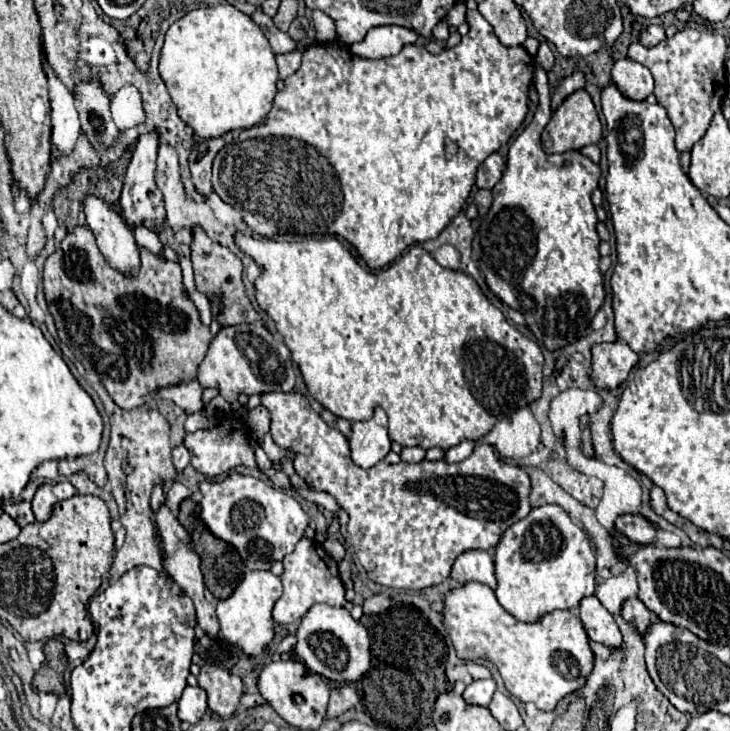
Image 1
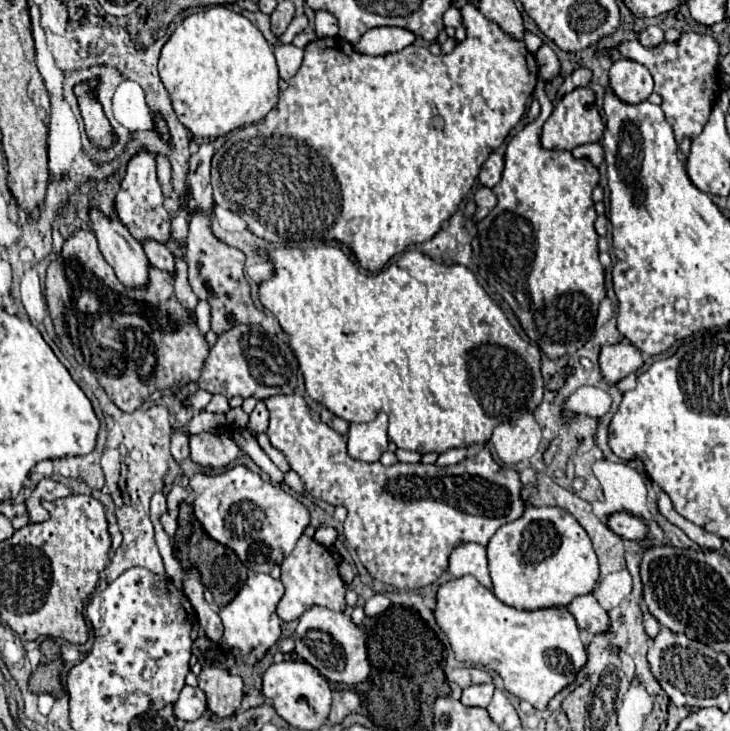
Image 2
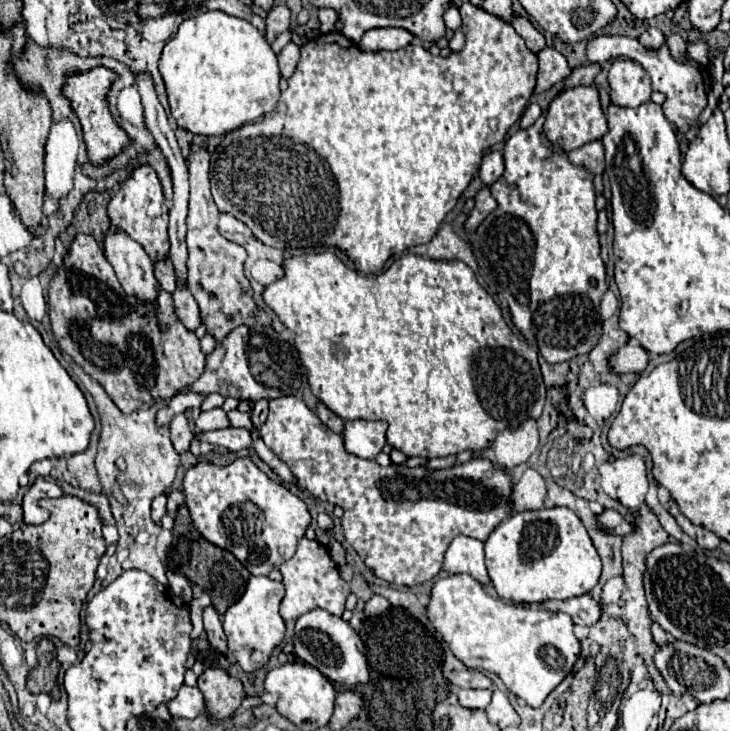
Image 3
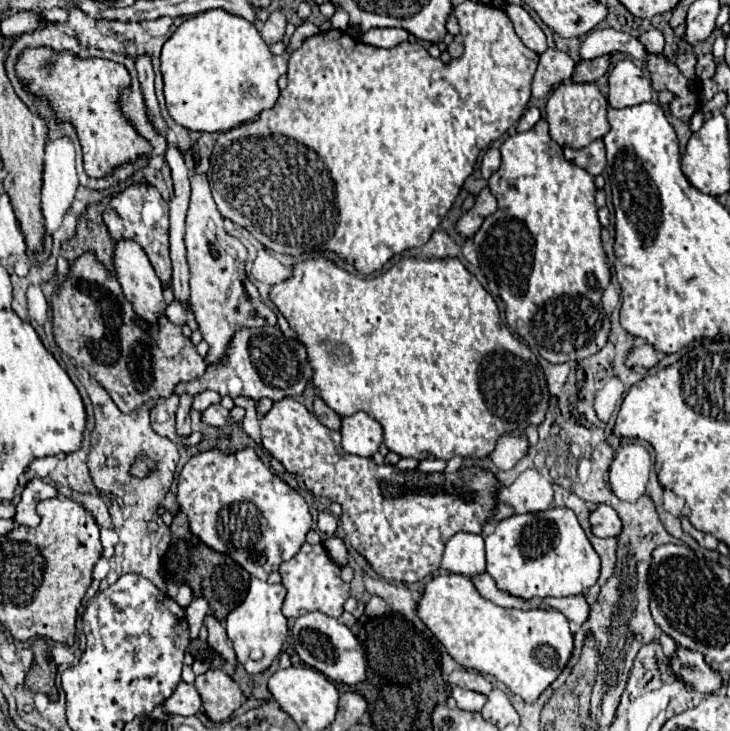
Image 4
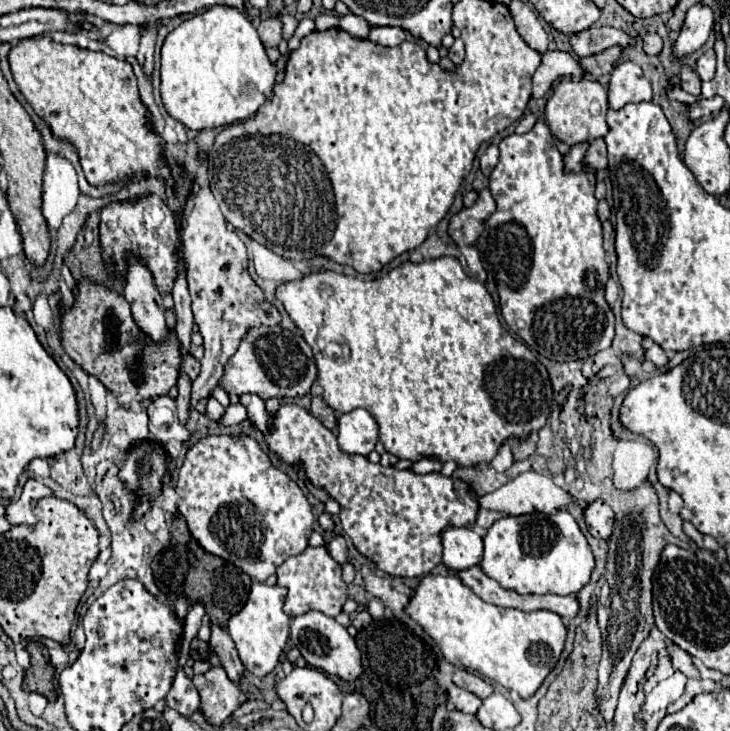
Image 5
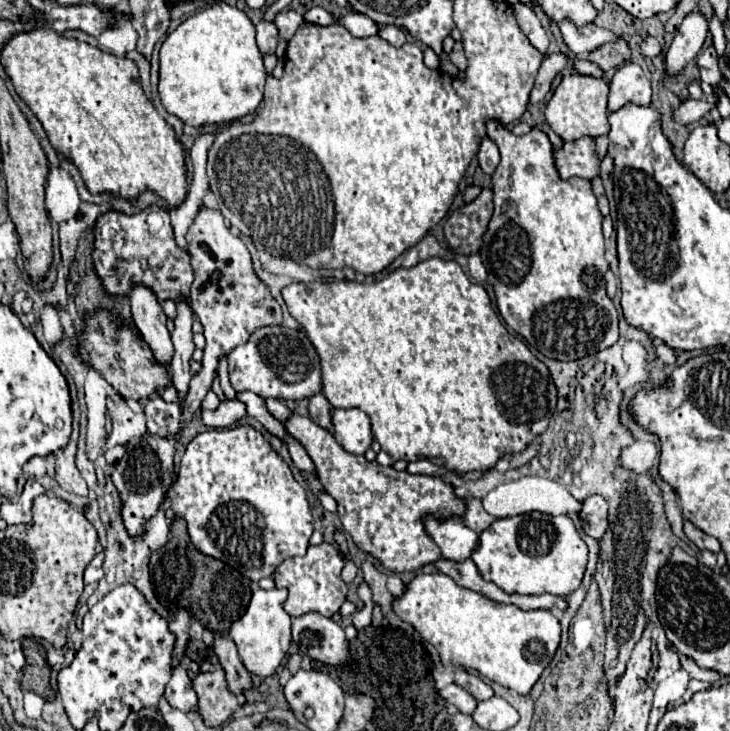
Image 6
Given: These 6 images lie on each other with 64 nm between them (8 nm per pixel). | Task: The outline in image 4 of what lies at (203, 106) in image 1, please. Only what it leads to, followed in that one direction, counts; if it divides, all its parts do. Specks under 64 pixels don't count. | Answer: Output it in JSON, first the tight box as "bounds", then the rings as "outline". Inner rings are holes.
{"bounds":[160,8,320,132],"outline":[[[214,8],[214,10],[200,12],[196,16],[190,16],[176,28],[176,32],[162,46],[160,72],[164,72],[164,98],[166,98],[168,114],[176,124],[196,132],[224,132],[248,120],[254,120],[264,108],[272,108],[272,104],[276,102],[280,92],[278,78],[286,72],[290,54],[298,48],[298,44],[302,44],[302,40],[318,32],[320,32],[318,26],[304,20],[296,28],[294,36],[290,38],[286,52],[282,56],[274,56],[270,54],[266,42],[262,40],[254,24],[236,14],[230,14],[222,8]]]}

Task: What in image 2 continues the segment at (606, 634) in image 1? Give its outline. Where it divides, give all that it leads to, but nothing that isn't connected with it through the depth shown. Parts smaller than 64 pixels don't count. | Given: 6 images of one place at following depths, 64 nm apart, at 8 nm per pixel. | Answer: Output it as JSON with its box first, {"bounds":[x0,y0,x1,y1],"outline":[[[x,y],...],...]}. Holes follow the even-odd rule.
{"bounds":[566,594,608,634],"outline":[[[584,594],[572,600],[566,610],[576,618],[578,628],[586,628],[590,634],[604,632],[608,628],[608,614],[606,610],[598,604],[594,594]]]}

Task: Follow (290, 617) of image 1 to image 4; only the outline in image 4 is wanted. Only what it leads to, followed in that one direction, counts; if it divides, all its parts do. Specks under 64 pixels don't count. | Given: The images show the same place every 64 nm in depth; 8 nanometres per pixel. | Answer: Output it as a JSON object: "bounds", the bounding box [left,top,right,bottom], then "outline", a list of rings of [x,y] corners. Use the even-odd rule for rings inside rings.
{"bounds":[280,542,350,618],"outline":[[[306,542],[294,558],[280,564],[280,576],[282,576],[282,586],[288,590],[284,606],[282,606],[282,614],[286,618],[298,618],[314,610],[320,610],[332,618],[338,618],[344,612],[342,606],[346,598],[350,596],[350,588],[346,582],[342,582],[340,566],[336,566],[330,560],[322,544],[312,546]]]}

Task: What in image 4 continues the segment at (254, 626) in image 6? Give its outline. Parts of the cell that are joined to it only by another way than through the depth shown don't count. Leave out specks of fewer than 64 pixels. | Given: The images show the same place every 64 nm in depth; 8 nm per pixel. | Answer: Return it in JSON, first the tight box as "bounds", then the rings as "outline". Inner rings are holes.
{"bounds":[226,578,288,674],"outline":[[[252,578],[248,596],[226,618],[226,632],[228,632],[228,638],[234,642],[238,662],[250,674],[260,674],[268,670],[274,658],[282,650],[282,644],[288,636],[288,624],[284,614],[280,612],[284,596],[286,596],[286,588],[282,584],[268,584],[258,578]]]}

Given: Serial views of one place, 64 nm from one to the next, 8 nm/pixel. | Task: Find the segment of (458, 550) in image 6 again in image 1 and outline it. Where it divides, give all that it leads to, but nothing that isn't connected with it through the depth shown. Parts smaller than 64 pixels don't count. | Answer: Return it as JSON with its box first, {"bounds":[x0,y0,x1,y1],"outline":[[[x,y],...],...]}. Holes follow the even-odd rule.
{"bounds":[450,550,496,588],"outline":[[[466,550],[462,552],[452,566],[450,576],[460,584],[470,580],[496,588],[496,576],[492,572],[492,554],[486,550]]]}

